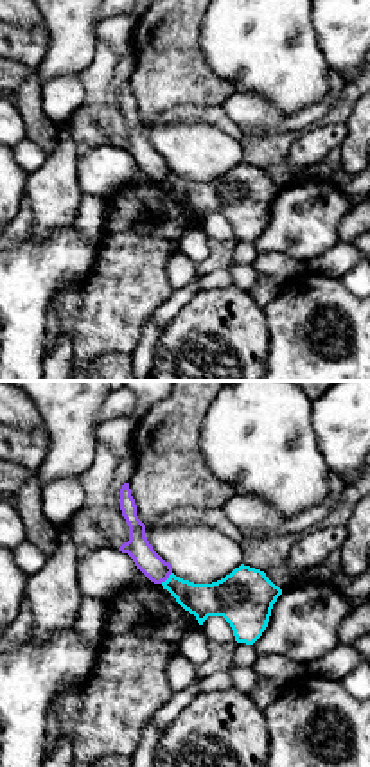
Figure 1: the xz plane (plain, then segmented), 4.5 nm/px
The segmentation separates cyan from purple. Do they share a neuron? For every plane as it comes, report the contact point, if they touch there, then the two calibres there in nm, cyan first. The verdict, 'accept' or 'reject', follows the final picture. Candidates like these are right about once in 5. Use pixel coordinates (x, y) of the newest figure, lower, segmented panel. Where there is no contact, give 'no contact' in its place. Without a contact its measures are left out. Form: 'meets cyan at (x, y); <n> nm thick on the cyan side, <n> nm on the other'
meets cyan at (167, 579); 160 nm thick on the cyan side, 110 nm on the other

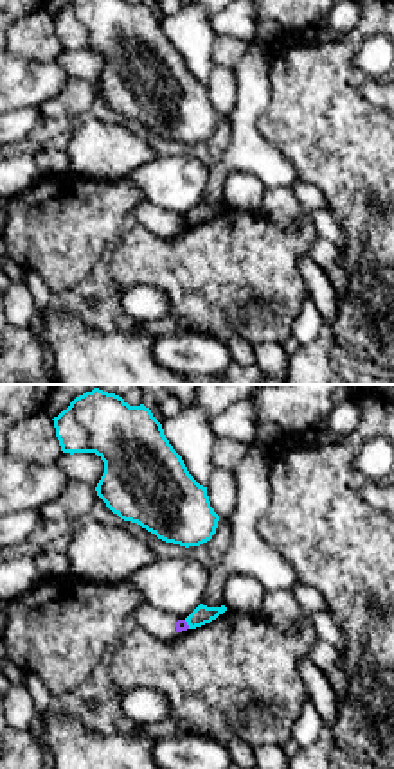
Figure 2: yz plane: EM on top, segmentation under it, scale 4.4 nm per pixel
meets cyan at (188, 624); 90 nm thick on the cyan side, 50 nm on the other

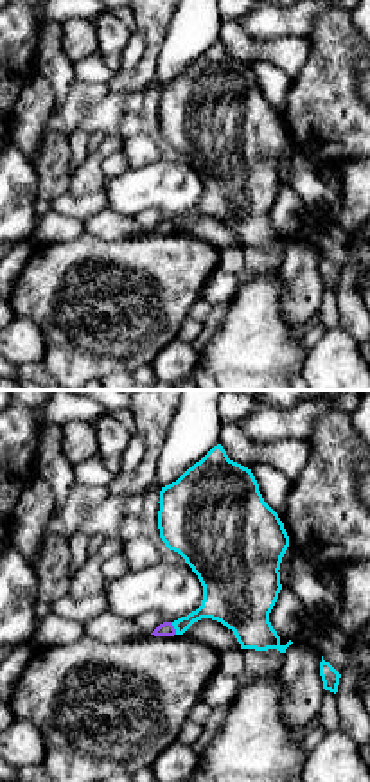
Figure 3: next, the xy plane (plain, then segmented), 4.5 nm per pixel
meets cyan at (175, 628); 190 nm thick on the cyan side, 60 nm on the other

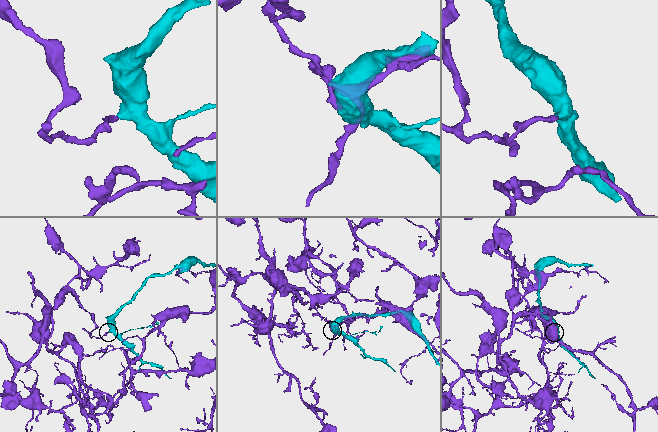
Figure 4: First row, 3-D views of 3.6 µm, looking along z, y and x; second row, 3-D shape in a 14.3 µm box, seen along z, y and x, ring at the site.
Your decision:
reject

